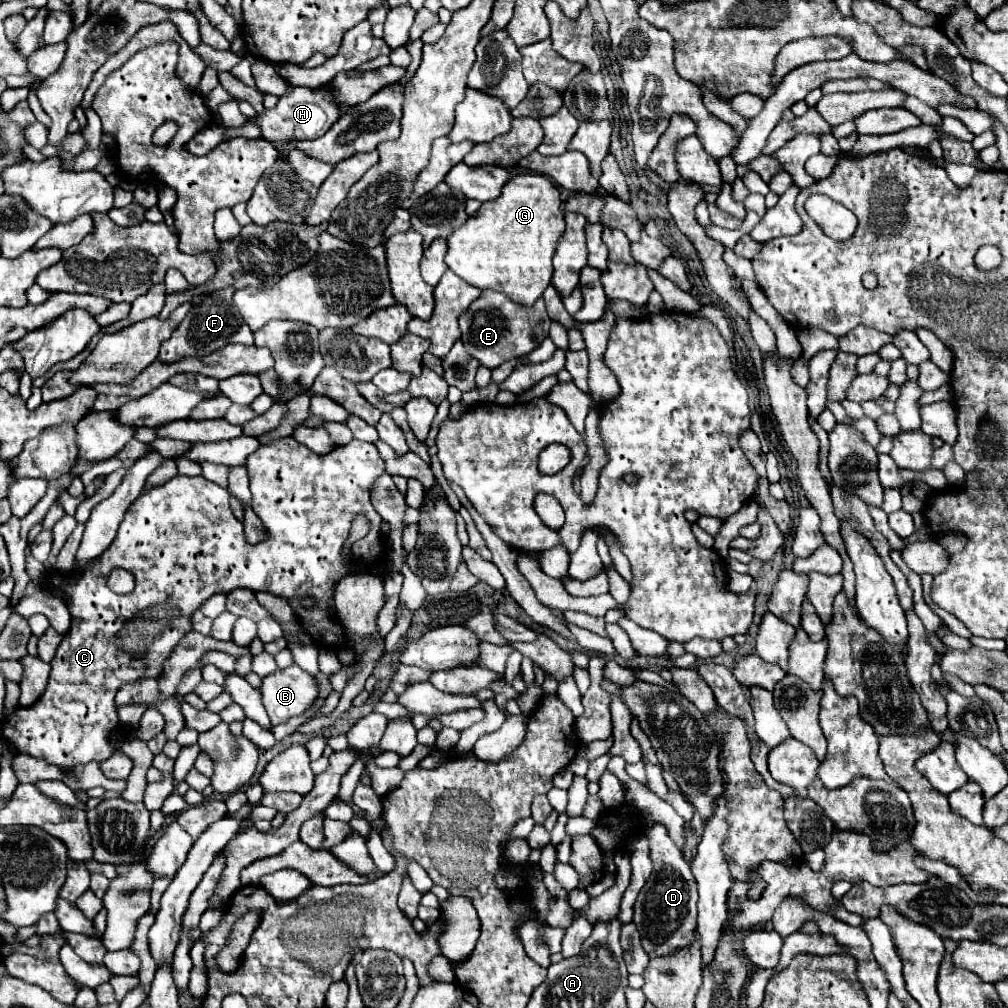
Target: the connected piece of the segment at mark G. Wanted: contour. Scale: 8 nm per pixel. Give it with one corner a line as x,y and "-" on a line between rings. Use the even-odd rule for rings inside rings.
519,173
503,185
495,201
481,203
479,211
451,233
445,263
479,289
501,291
511,301
533,305
551,283
551,257
563,231
565,219
559,189
547,177

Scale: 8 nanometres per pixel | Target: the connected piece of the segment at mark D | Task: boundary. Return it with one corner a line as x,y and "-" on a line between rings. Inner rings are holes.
655,823
645,831
645,835
649,839
653,873
647,879
645,887
639,891
633,919
641,933
643,949
647,951
647,955
659,957
673,953
677,947
693,943
695,939
693,929
697,925
697,889
695,889
695,877
691,877
691,867
687,865
687,861
683,861
681,851
675,849
671,837
667,837
667,827

